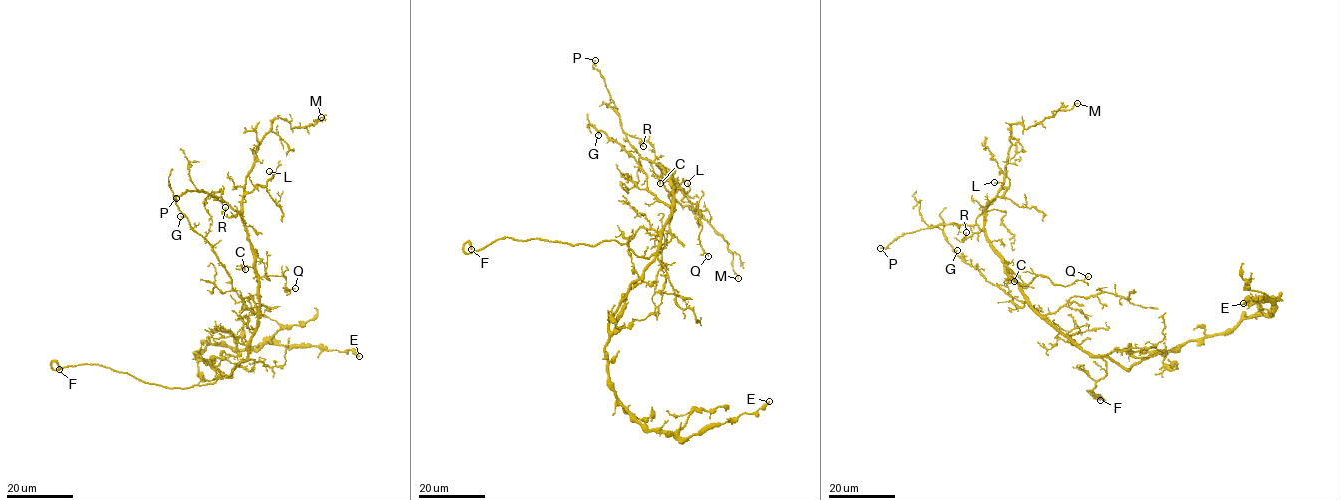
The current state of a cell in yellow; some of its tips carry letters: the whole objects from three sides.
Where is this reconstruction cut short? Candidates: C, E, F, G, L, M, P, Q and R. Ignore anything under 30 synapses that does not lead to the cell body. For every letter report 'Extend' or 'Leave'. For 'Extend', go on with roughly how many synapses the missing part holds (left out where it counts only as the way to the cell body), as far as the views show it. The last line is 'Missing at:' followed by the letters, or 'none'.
C: Leave
E: Leave
F: Extend
G: Leave
L: Leave
M: Leave
P: Leave
Q: Leave
R: Leave
Missing at: F

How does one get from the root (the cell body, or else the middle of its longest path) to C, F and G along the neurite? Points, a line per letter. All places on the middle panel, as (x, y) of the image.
C: (659, 238), (660, 230), (670, 216), (673, 185), (661, 177), (660, 183)
F: (659, 238), (648, 258), (615, 240), (588, 246), (502, 237), (468, 253), (464, 244), (471, 249)
G: (659, 238), (660, 230), (671, 207), (648, 190), (647, 173), (629, 152), (602, 131), (598, 135)

